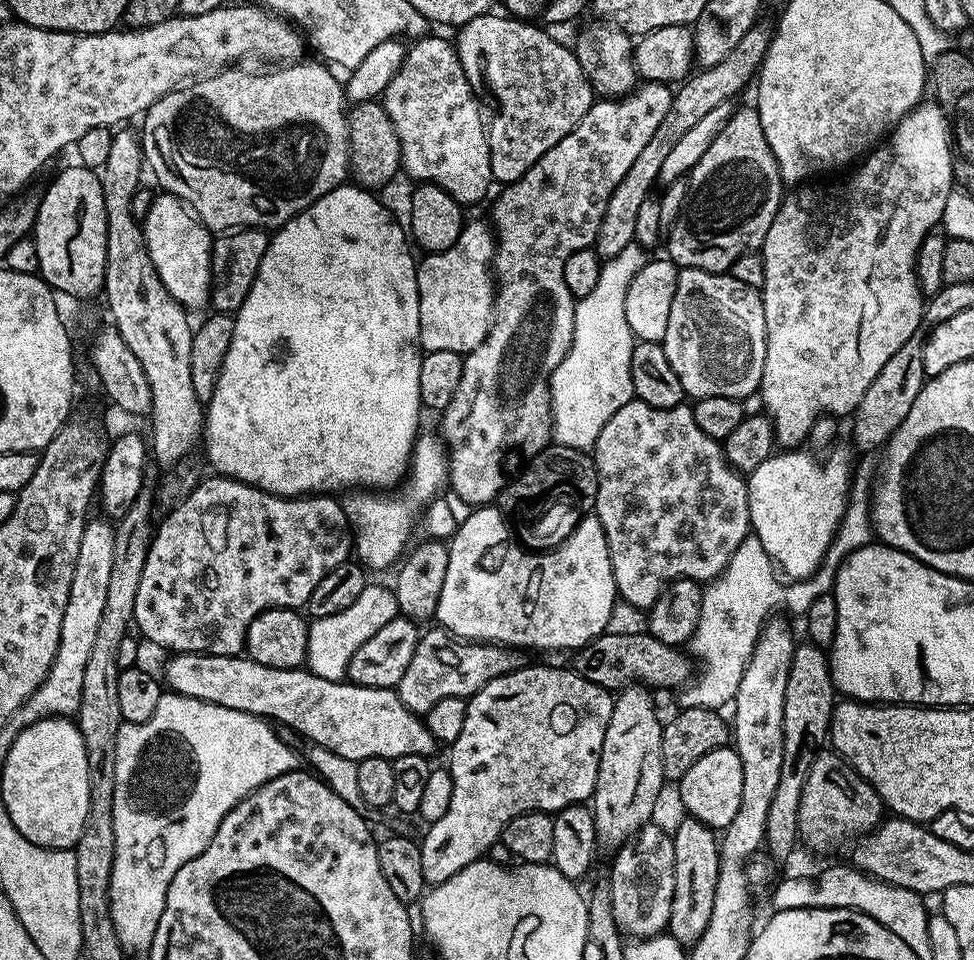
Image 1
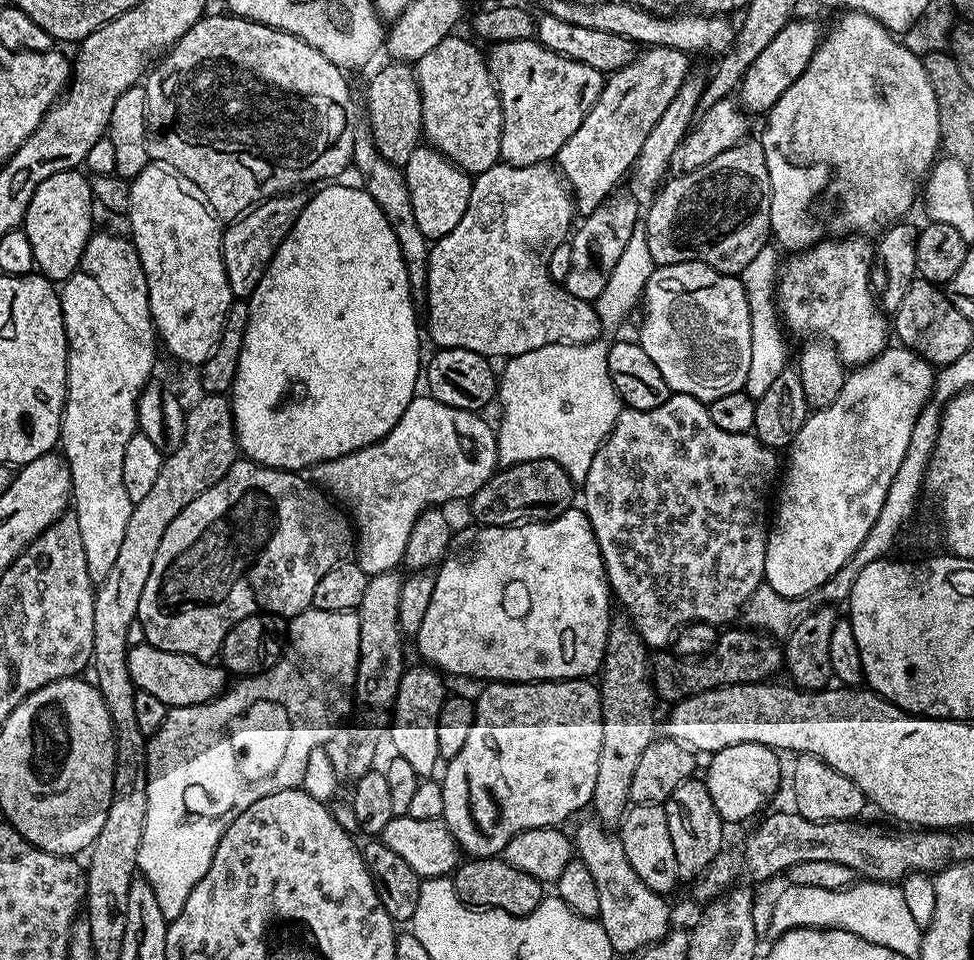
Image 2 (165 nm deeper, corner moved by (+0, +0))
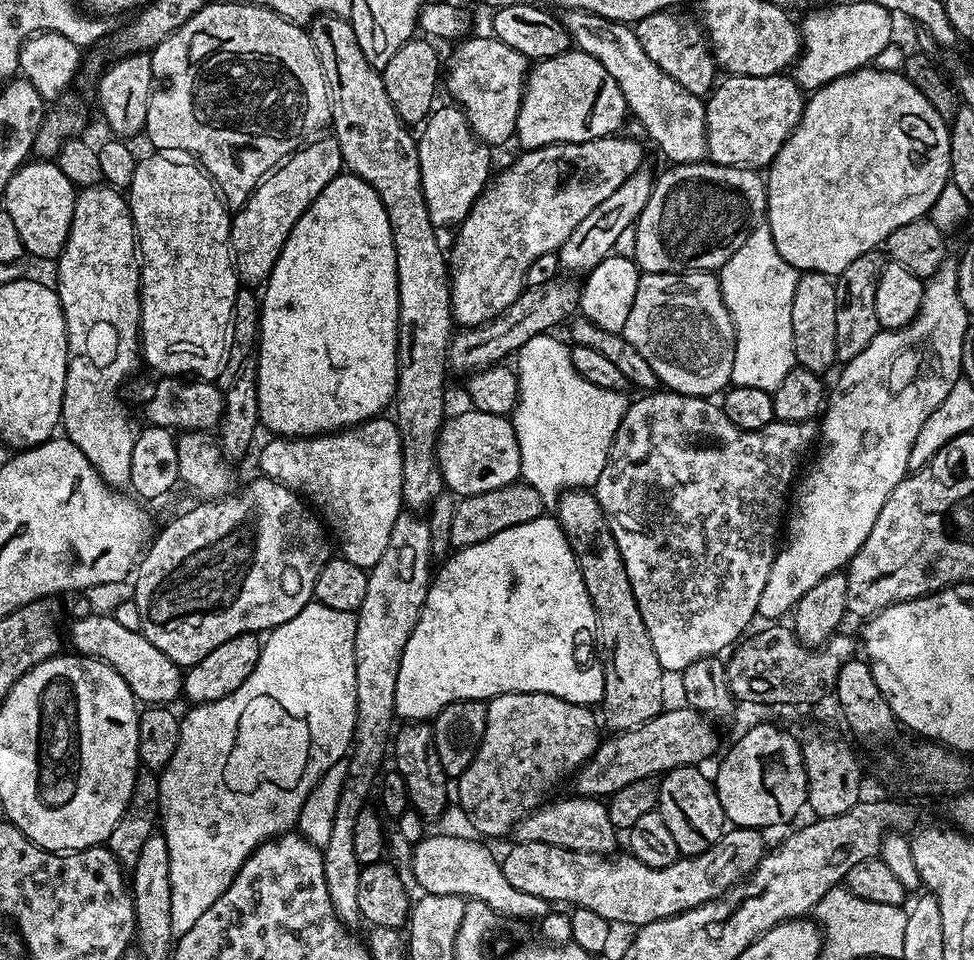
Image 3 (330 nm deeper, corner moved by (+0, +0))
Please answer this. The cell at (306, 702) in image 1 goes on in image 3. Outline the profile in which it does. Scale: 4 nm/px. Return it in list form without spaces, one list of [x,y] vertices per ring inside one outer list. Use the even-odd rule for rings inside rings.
[[[115,615],[78,617],[69,628],[67,625],[66,640],[76,647],[73,649],[79,655],[101,660],[118,670],[141,705],[168,706],[173,703],[171,700],[181,699],[184,687],[181,665],[166,658],[166,654],[162,654],[154,642],[147,640],[143,632],[120,625]]]

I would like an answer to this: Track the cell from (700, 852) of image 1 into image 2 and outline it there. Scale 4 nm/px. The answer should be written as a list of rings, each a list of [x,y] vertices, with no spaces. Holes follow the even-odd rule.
[[[699,778],[682,782],[682,786],[678,786],[674,794],[670,794],[663,806],[666,810],[666,822],[670,826],[670,839],[674,841],[674,858],[678,861],[677,877],[681,881],[695,882],[725,847],[725,821],[720,819],[714,806],[714,798],[710,798],[707,783]]]

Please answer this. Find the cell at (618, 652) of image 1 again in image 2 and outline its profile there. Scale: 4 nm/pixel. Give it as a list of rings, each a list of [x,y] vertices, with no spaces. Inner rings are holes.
[[[747,626],[736,627],[721,631],[716,637],[714,650],[710,650],[705,656],[689,658],[678,656],[672,650],[657,651],[650,664],[652,687],[656,689],[657,697],[661,701],[679,702],[715,688],[771,681],[775,677],[772,675],[781,671],[784,662],[781,641]]]

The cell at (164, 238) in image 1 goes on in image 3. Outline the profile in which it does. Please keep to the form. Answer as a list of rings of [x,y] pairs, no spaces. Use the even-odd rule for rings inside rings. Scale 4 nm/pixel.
[[[152,154],[137,159],[134,178],[126,189],[128,209],[132,211],[132,221],[136,227],[138,241],[138,259],[140,262],[140,355],[143,363],[149,364],[157,374],[165,377],[199,378],[201,381],[215,381],[226,359],[226,353],[230,347],[230,329],[232,326],[232,311],[234,310],[234,298],[238,291],[236,267],[232,264],[232,226],[230,212],[221,195],[216,191],[216,185],[212,183],[208,173],[200,167],[199,163],[189,162],[184,158],[173,158],[168,154]]]

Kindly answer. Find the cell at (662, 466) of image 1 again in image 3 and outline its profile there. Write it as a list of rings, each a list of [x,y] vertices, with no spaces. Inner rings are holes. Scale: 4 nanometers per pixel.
[[[652,390],[641,396],[644,396],[641,400],[633,399],[629,403],[626,414],[618,426],[618,434],[612,443],[606,466],[602,474],[598,474],[594,491],[606,514],[610,534],[614,534],[614,542],[618,542],[618,554],[622,554],[626,578],[630,578],[630,590],[634,590],[634,598],[638,602],[638,614],[642,614],[646,634],[650,634],[650,646],[654,646],[654,654],[658,654],[658,662],[665,673],[679,674],[686,670],[686,666],[690,666],[690,662],[698,662],[698,658],[723,653],[723,648],[731,649],[749,631],[748,623],[754,618],[757,619],[758,598],[762,598],[762,589],[766,587],[766,582],[770,578],[770,566],[776,557],[778,541],[782,536],[782,525],[786,520],[786,505],[789,503],[794,481],[801,471],[800,463],[803,462],[804,455],[811,450],[812,443],[813,448],[817,443],[818,424],[816,420],[802,422],[776,420],[767,424],[761,432],[747,432],[734,426],[734,422],[726,418],[723,407],[711,399],[702,396],[683,396],[667,390]]]

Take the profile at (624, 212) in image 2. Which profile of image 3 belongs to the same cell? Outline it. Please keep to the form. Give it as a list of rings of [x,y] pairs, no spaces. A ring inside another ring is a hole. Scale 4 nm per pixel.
[[[560,278],[546,286],[534,286],[520,293],[520,297],[502,314],[493,320],[487,320],[473,328],[457,331],[452,337],[452,345],[448,348],[449,369],[463,374],[479,372],[482,368],[490,368],[493,364],[507,361],[519,352],[530,338],[542,336],[553,331],[555,324],[571,321],[577,315],[580,306],[581,285],[572,278]]]

